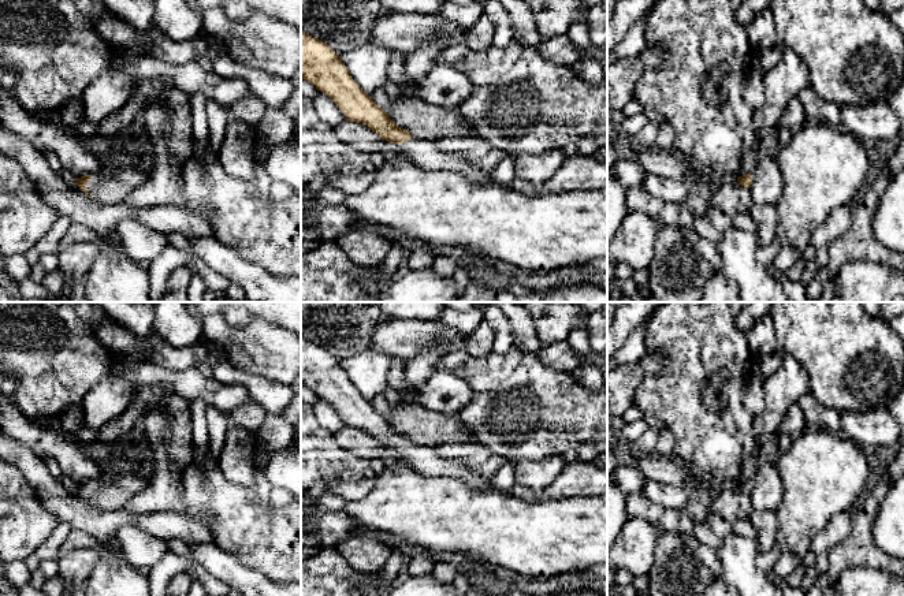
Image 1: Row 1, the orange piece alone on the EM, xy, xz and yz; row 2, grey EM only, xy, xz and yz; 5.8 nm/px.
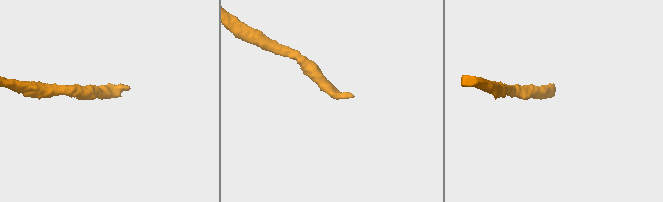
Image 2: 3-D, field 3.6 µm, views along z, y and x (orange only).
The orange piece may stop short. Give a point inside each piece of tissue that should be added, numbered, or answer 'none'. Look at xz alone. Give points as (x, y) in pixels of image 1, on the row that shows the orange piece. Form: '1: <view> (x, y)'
1: xz (424, 153)

